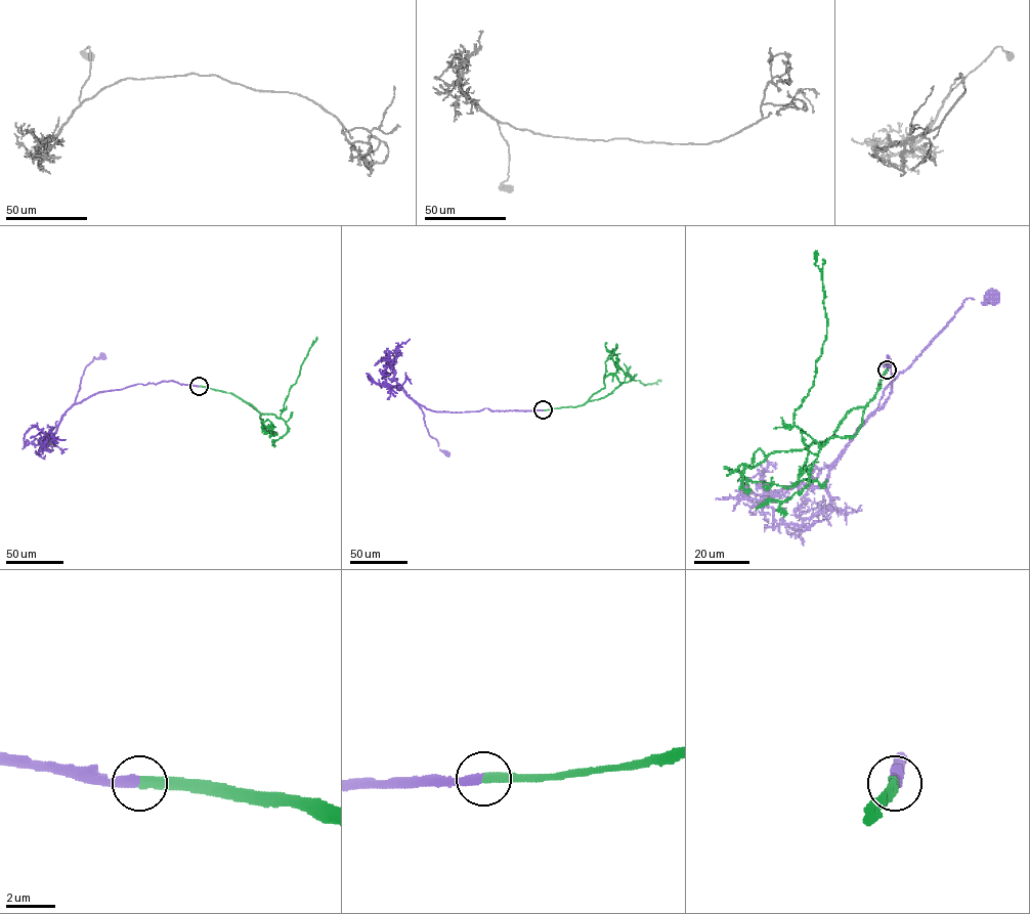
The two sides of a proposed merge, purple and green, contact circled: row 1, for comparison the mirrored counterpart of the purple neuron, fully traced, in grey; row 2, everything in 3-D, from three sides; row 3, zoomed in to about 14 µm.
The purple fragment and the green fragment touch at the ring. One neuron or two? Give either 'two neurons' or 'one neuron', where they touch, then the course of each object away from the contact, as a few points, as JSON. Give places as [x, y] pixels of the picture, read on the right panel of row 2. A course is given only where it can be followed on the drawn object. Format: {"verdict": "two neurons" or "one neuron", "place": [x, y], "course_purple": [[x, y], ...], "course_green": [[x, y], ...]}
{"verdict": "one neuron", "place": [887, 370], "course_purple": [[887, 370], [888, 356], [883, 364], [890, 366], [891, 391], [872, 412], [884, 389], [966, 299], [991, 296]], "course_green": [[887, 370], [854, 436], [831, 437], [821, 446], [795, 424], [794, 414], [814, 384], [827, 330], [816, 250]]}

